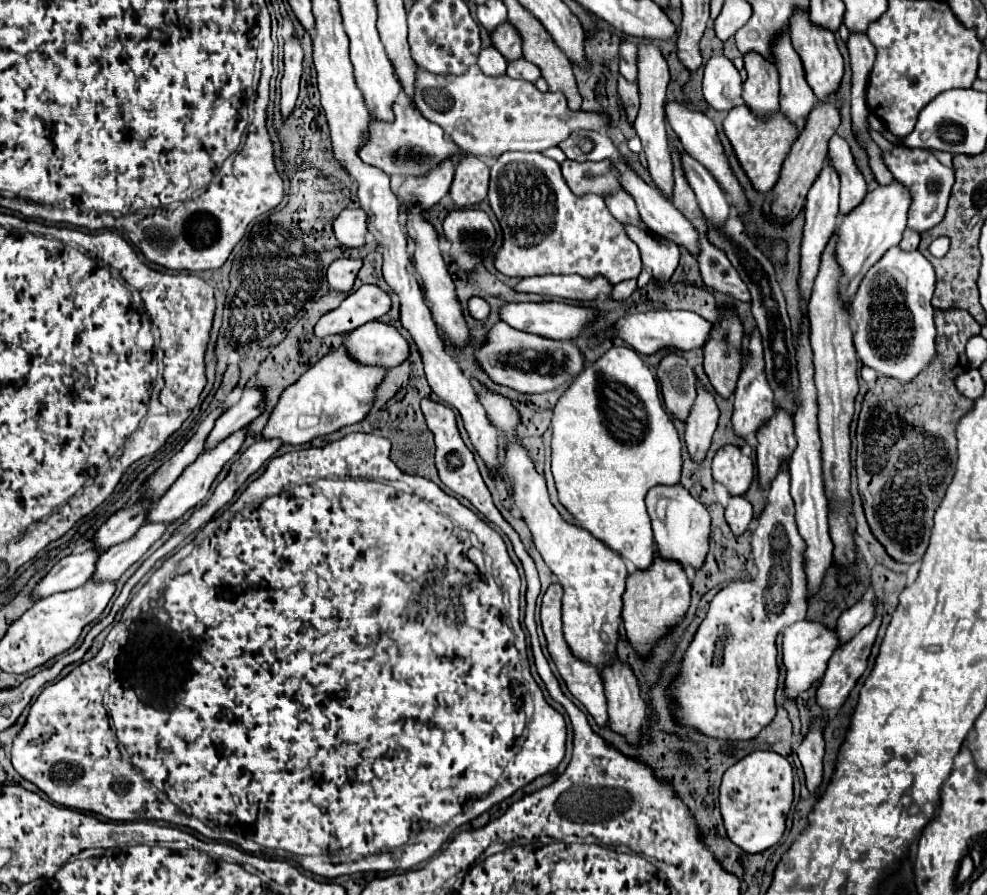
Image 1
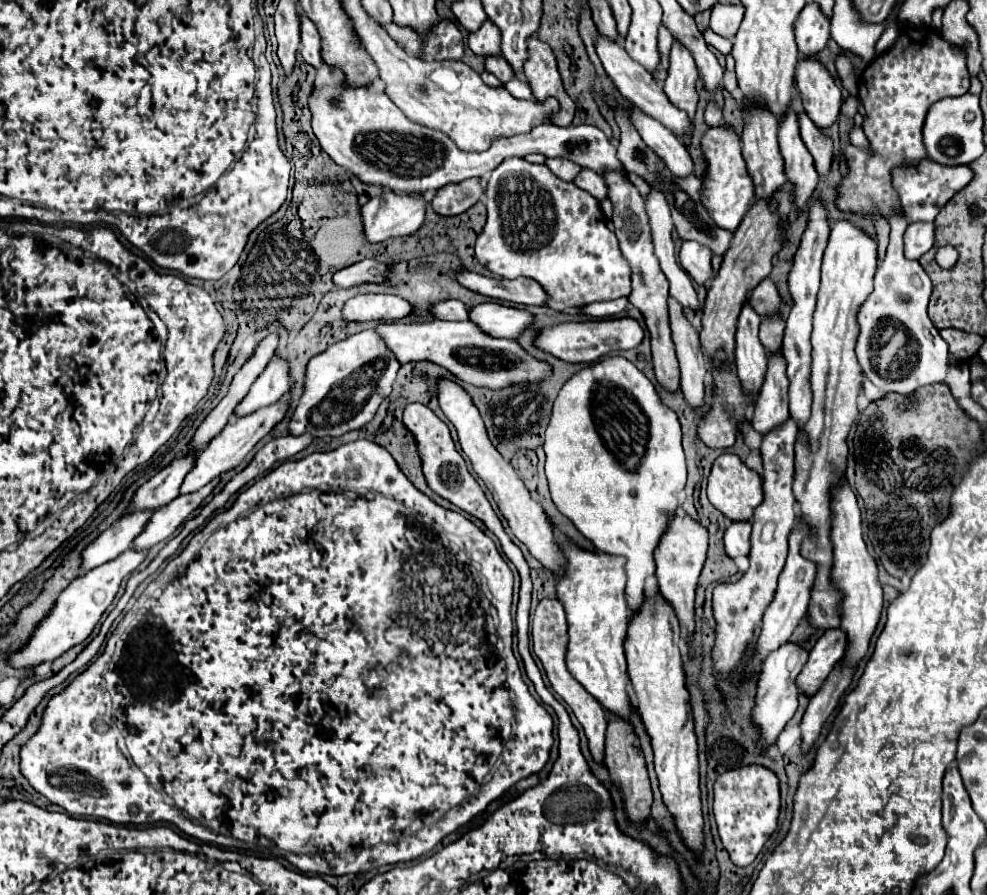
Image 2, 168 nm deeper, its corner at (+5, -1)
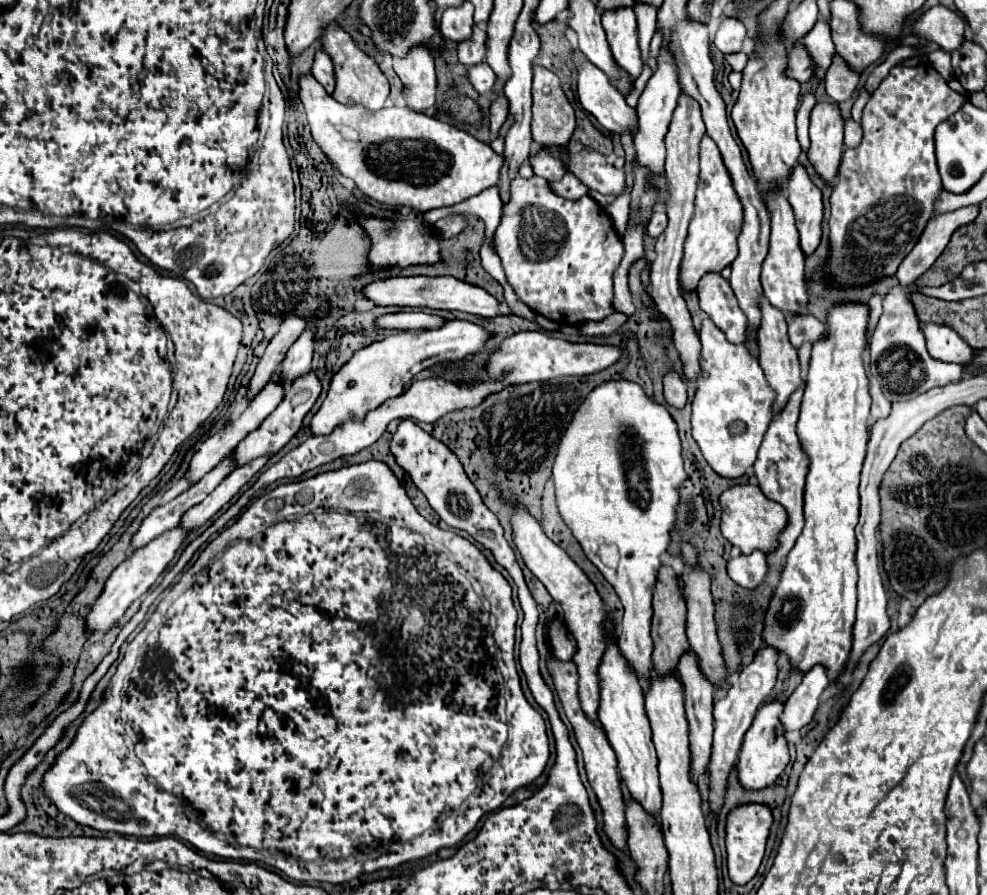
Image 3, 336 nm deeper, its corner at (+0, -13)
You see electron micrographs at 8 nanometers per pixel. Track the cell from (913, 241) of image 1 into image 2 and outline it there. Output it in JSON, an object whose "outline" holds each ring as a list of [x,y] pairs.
{"outline":[[[913,222],[905,230],[905,256],[919,260],[933,246],[933,222]]]}

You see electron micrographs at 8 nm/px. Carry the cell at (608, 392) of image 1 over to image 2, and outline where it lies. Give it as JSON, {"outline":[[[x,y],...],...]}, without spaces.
{"outline":[[[609,356],[583,368],[563,384],[553,404],[543,448],[547,454],[545,474],[555,506],[599,552],[617,554],[627,560],[625,594],[629,608],[637,610],[643,602],[645,578],[655,572],[653,550],[667,526],[667,514],[679,506],[677,494],[687,478],[677,414],[659,400],[651,380],[631,360]]]}

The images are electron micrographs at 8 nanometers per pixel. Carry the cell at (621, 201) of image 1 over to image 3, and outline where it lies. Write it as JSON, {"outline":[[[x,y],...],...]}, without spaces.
{"outline":[[[564,174],[564,178],[560,182],[550,182],[550,188],[554,194],[568,198],[568,200],[578,200],[582,196],[588,194],[588,188],[582,186],[582,182],[578,182],[578,178],[574,178],[574,174]]]}

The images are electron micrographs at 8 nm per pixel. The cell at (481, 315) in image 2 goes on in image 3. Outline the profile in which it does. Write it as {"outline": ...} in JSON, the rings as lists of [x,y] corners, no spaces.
{"outline":[[[452,320],[452,322],[444,322],[436,330],[424,330],[420,334],[400,332],[384,338],[382,342],[374,342],[358,350],[352,356],[352,360],[334,374],[328,396],[310,422],[312,434],[316,436],[330,434],[338,424],[342,424],[350,416],[364,418],[368,410],[374,410],[388,398],[402,394],[402,390],[418,372],[432,368],[438,362],[444,364],[444,362],[462,360],[474,354],[476,350],[484,348],[486,342],[488,342],[488,332],[484,332],[480,326],[464,320]]]}

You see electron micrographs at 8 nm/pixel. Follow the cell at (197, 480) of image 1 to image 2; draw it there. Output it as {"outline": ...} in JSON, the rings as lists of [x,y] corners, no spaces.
{"outline":[[[281,398],[277,404],[273,406],[267,406],[265,410],[257,410],[249,416],[243,416],[243,418],[237,418],[235,422],[229,422],[221,434],[217,434],[197,456],[197,462],[195,466],[191,468],[191,472],[185,476],[183,484],[181,484],[181,490],[179,494],[191,494],[191,492],[197,492],[201,490],[203,486],[207,486],[211,480],[215,480],[217,476],[221,476],[223,472],[227,470],[233,470],[235,466],[239,466],[245,456],[249,454],[249,450],[265,436],[271,432],[271,428],[283,420],[285,416],[285,410],[287,410],[287,398]]]}

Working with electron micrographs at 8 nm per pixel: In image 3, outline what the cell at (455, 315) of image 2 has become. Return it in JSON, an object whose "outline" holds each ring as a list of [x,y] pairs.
{"outline":[[[398,312],[378,318],[378,324],[392,330],[432,330],[442,326],[442,318],[424,312]]]}

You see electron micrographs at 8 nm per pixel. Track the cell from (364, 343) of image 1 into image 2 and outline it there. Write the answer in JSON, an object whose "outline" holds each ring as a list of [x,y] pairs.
{"outline":[[[433,320],[429,324],[405,324],[405,322],[381,322],[375,326],[377,334],[383,338],[387,348],[395,354],[399,364],[431,360],[447,368],[453,376],[473,386],[483,386],[491,390],[503,390],[519,382],[541,382],[553,376],[553,366],[545,360],[537,360],[517,340],[493,338],[483,332],[475,322],[443,322]]]}

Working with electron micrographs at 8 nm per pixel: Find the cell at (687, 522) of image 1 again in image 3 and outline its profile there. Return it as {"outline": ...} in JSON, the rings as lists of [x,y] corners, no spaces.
{"outline":[[[686,652],[678,664],[678,672],[684,684],[684,708],[686,708],[686,720],[690,726],[690,778],[692,782],[698,782],[698,778],[706,772],[706,766],[710,762],[710,750],[712,750],[712,730],[714,730],[714,716],[712,716],[712,692],[714,686],[702,676],[700,668],[698,668],[698,658],[694,652]]]}

